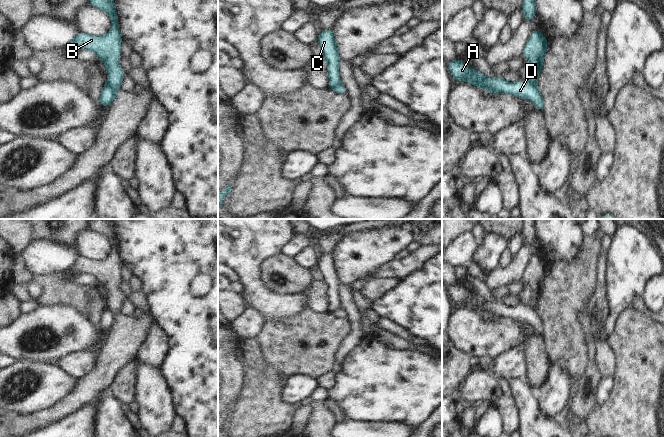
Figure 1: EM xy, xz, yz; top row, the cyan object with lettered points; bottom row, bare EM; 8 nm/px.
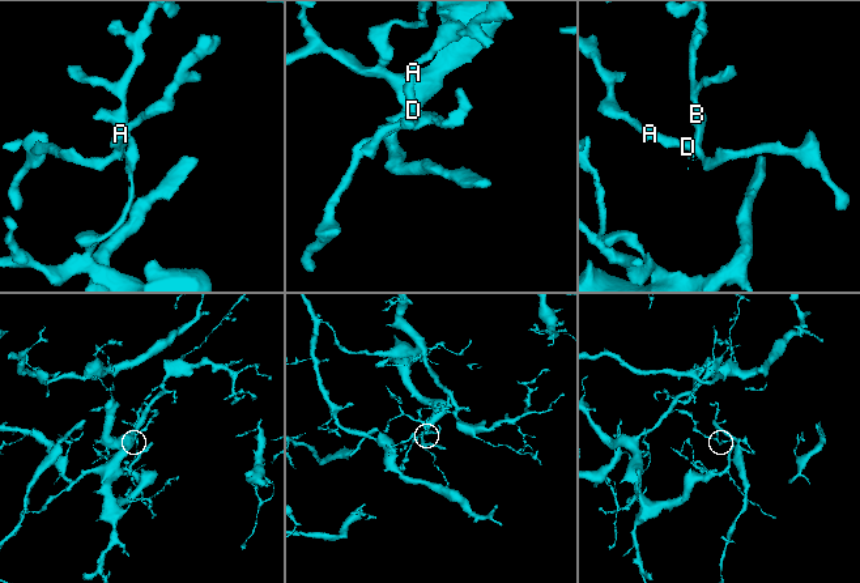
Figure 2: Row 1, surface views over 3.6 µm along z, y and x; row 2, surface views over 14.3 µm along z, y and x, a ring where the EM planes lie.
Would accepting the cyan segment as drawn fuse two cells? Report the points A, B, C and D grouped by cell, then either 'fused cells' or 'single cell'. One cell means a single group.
A C D / B; fused cells

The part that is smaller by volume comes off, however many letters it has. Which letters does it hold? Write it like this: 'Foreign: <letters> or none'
Foreign: B

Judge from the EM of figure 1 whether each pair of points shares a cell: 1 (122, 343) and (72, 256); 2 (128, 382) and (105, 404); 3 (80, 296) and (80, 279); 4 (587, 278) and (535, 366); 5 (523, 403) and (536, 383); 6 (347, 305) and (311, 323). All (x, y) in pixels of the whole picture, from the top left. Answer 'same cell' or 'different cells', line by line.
1: different cells
2: different cells
3: different cells
4: different cells
5: different cells
6: different cells

